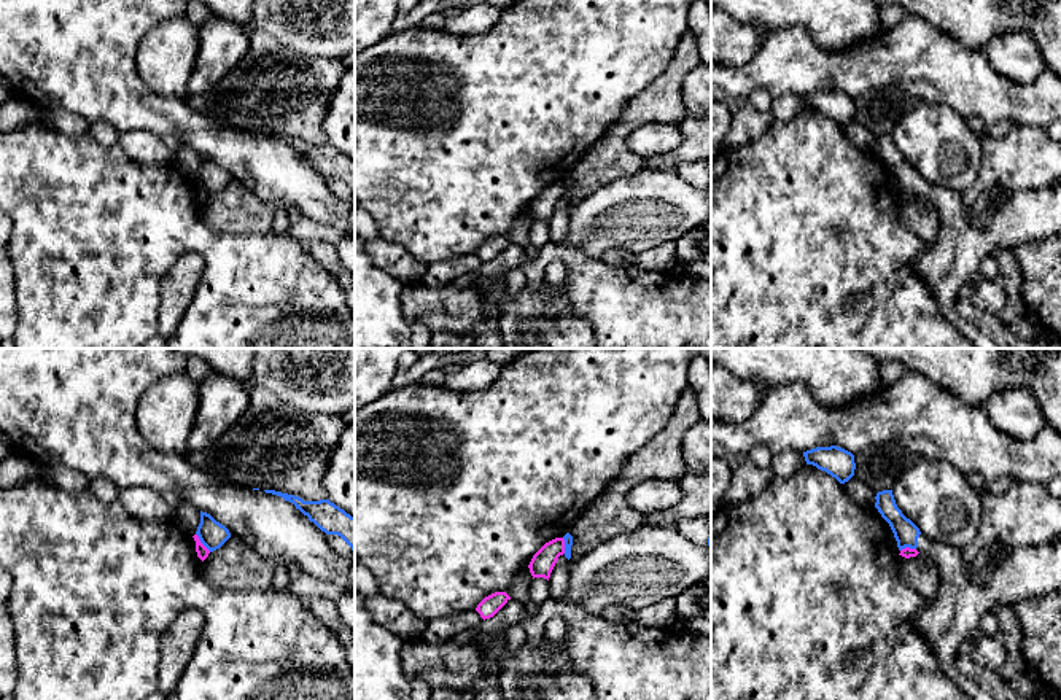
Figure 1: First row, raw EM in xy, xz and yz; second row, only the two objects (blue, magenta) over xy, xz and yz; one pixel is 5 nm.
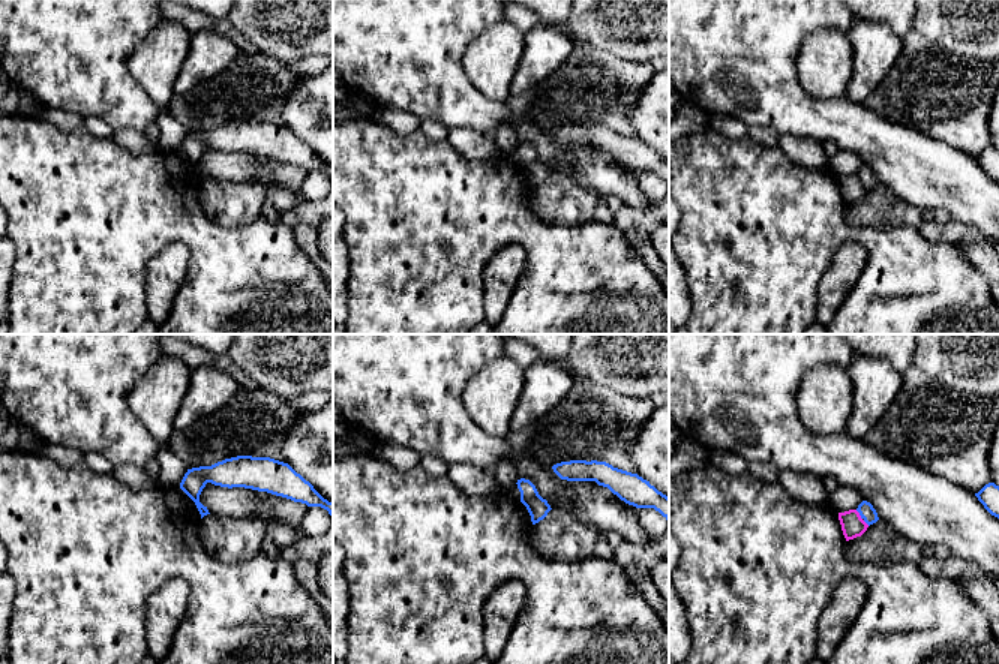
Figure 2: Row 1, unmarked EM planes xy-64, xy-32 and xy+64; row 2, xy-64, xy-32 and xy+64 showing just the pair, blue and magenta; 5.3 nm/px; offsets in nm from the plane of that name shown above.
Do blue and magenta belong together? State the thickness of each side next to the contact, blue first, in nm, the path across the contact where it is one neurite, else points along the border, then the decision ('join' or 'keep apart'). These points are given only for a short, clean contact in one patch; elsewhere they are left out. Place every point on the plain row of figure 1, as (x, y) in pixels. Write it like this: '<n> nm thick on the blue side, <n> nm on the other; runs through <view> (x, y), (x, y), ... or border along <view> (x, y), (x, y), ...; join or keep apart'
140 nm thick on the blue side, 60 nm on the other; border along xy (196, 177), (210, 194); keep apart

